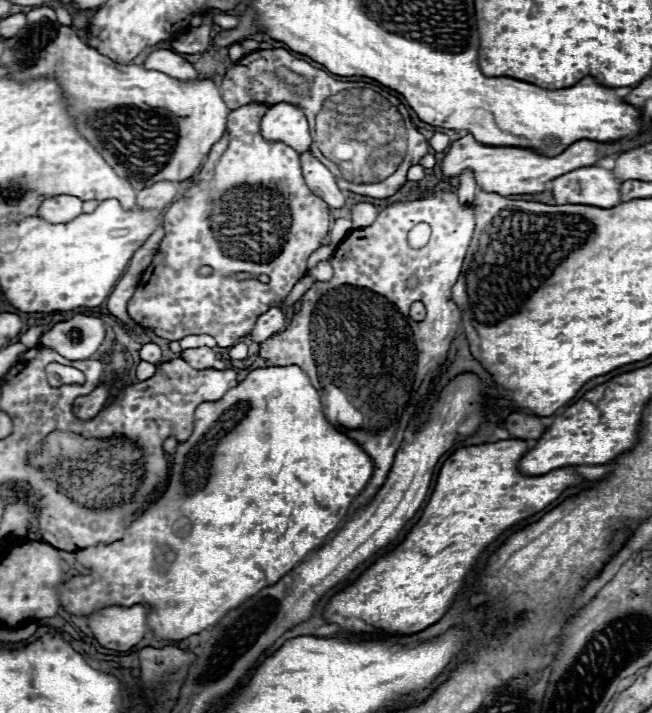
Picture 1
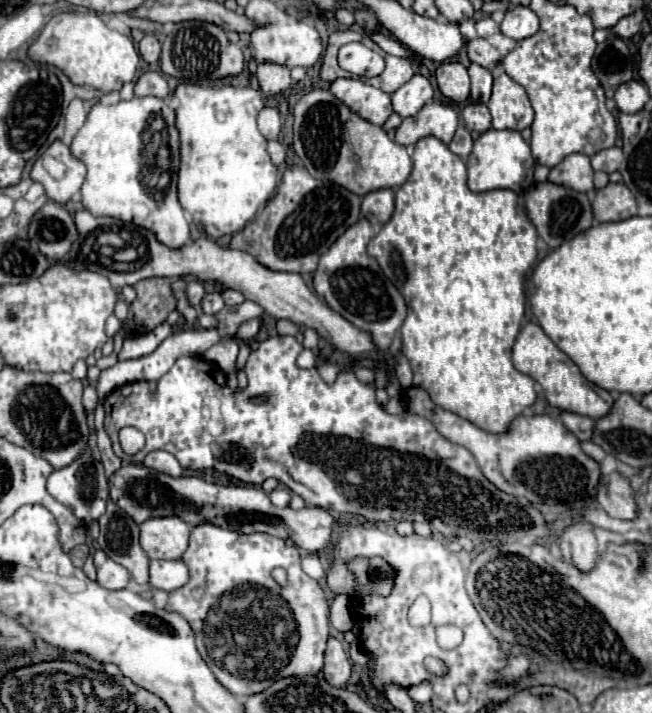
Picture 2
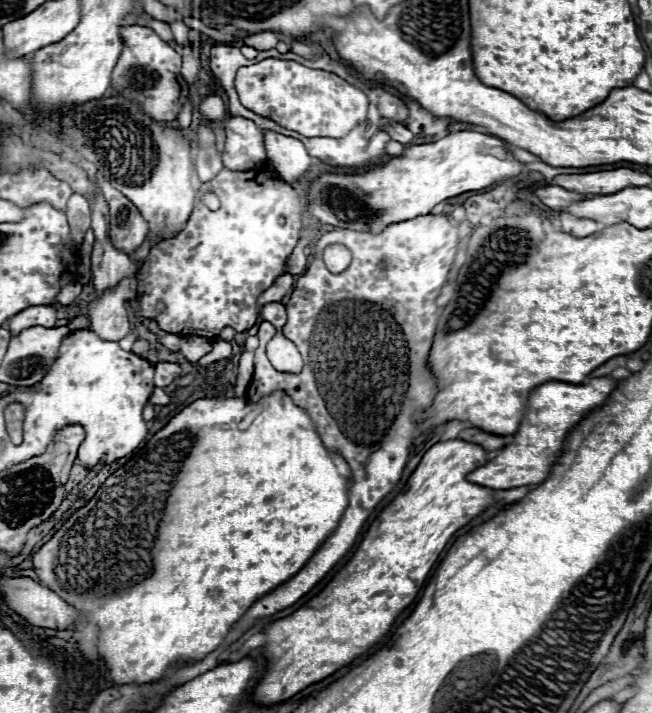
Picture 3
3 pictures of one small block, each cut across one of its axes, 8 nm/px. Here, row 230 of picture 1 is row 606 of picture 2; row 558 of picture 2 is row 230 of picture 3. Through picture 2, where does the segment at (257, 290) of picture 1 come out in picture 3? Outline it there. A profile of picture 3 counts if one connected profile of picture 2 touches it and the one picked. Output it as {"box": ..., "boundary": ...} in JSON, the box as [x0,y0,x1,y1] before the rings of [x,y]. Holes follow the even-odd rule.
{"box":[136,168,308,338],"boundary":[[[256,168],[250,172],[222,170],[214,180],[202,184],[202,188],[220,194],[222,206],[212,212],[202,202],[196,202],[184,230],[176,238],[162,240],[150,250],[148,260],[138,272],[136,302],[140,316],[154,318],[160,328],[170,334],[184,334],[180,330],[202,330],[188,334],[216,338],[224,326],[232,326],[236,332],[244,332],[256,324],[258,296],[266,292],[280,274],[286,272],[286,260],[300,240],[300,230],[304,226],[304,214],[308,206],[288,182],[276,178],[274,172],[268,172],[264,168]],[[280,216],[286,218],[286,226],[280,226]],[[158,300],[166,304],[164,312],[156,310]]]}

